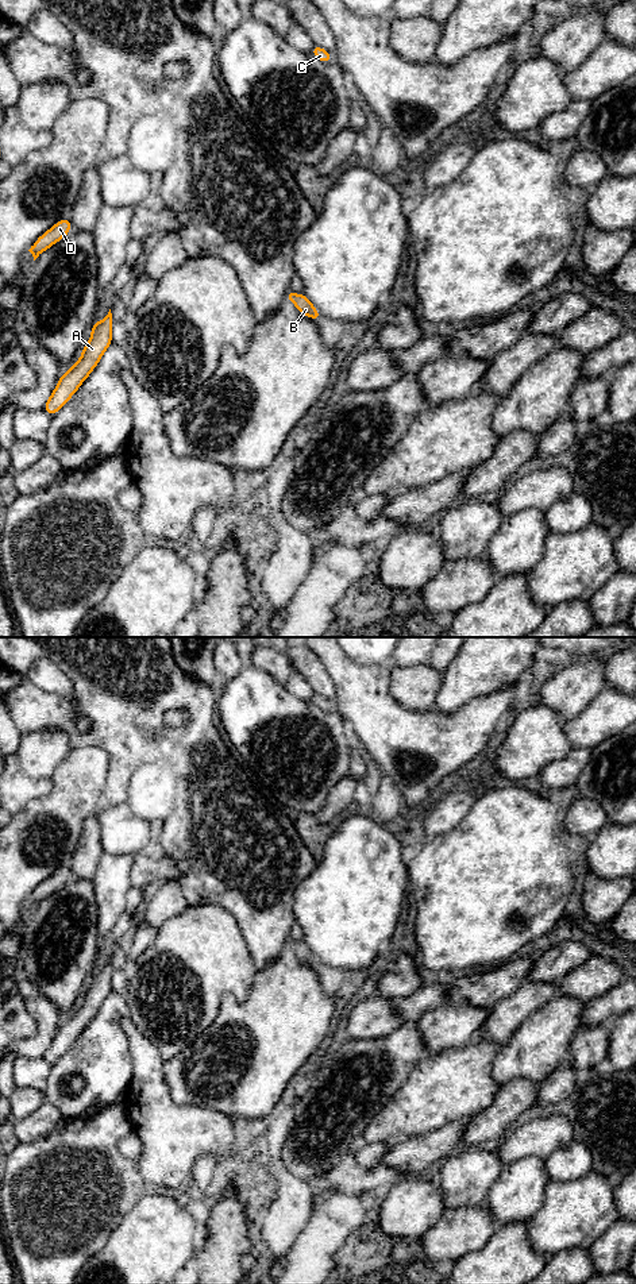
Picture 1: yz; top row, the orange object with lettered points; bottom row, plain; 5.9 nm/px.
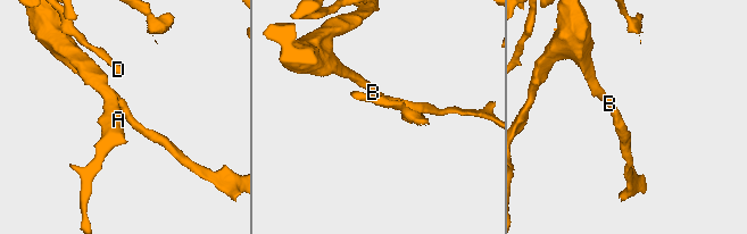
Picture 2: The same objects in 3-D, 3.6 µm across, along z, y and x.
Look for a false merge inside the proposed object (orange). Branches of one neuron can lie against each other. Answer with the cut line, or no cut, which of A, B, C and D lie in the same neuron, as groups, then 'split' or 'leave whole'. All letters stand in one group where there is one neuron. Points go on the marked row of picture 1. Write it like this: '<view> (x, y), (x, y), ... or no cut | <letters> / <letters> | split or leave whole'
no cut | A B C D | leave whole

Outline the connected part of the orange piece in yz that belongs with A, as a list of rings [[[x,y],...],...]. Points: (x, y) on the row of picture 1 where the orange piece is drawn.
[[[111,309],[101,321],[95,321],[90,339],[81,351],[81,358],[59,377],[55,389],[46,401],[43,410],[51,417],[73,397],[82,382],[99,365],[107,348],[112,344],[113,319]]]

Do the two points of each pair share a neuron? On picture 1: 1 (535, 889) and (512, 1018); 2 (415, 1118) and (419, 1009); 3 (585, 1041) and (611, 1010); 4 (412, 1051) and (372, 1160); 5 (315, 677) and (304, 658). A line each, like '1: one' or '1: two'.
1: two
2: one
3: one
4: two
5: one

